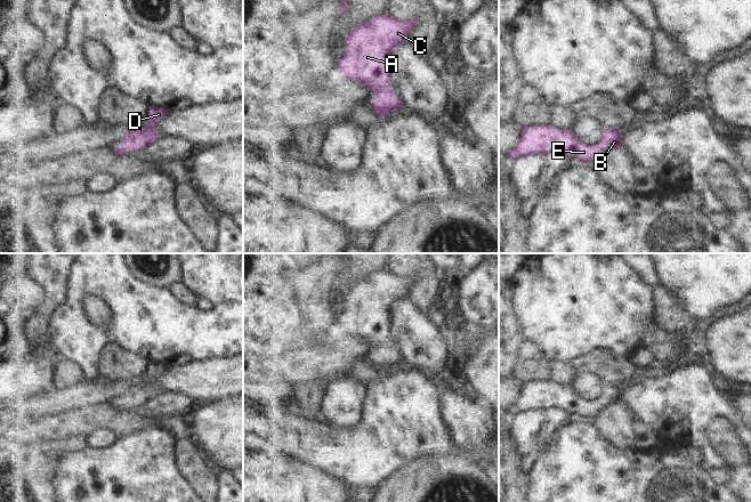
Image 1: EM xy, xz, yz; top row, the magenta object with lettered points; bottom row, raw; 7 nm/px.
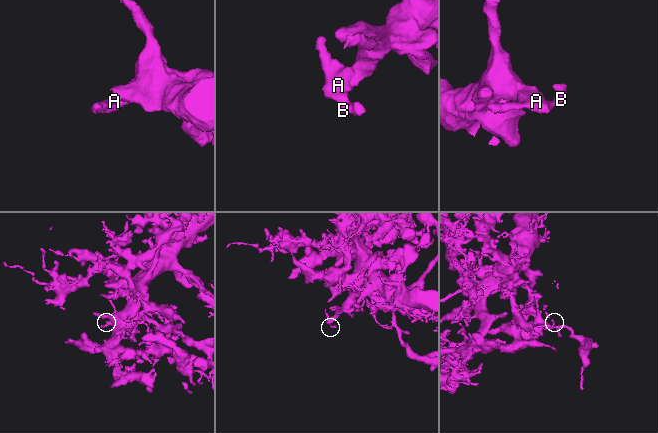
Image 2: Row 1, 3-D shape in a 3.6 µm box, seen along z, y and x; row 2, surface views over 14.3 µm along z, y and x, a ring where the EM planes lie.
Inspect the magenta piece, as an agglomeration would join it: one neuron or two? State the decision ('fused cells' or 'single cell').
single cell

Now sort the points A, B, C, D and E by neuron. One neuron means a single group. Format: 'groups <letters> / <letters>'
groups A B C D E

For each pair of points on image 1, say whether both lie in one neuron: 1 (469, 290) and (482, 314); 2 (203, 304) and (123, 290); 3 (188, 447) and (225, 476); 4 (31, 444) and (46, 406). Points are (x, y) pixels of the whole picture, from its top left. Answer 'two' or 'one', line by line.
1: one
2: two
3: two
4: two

